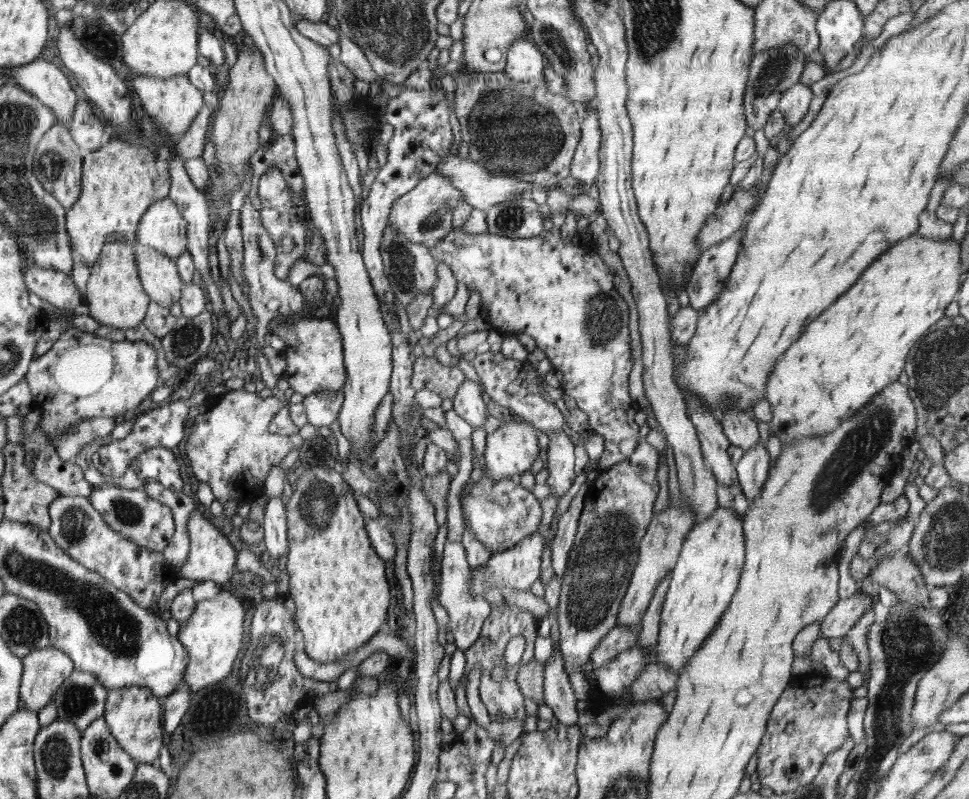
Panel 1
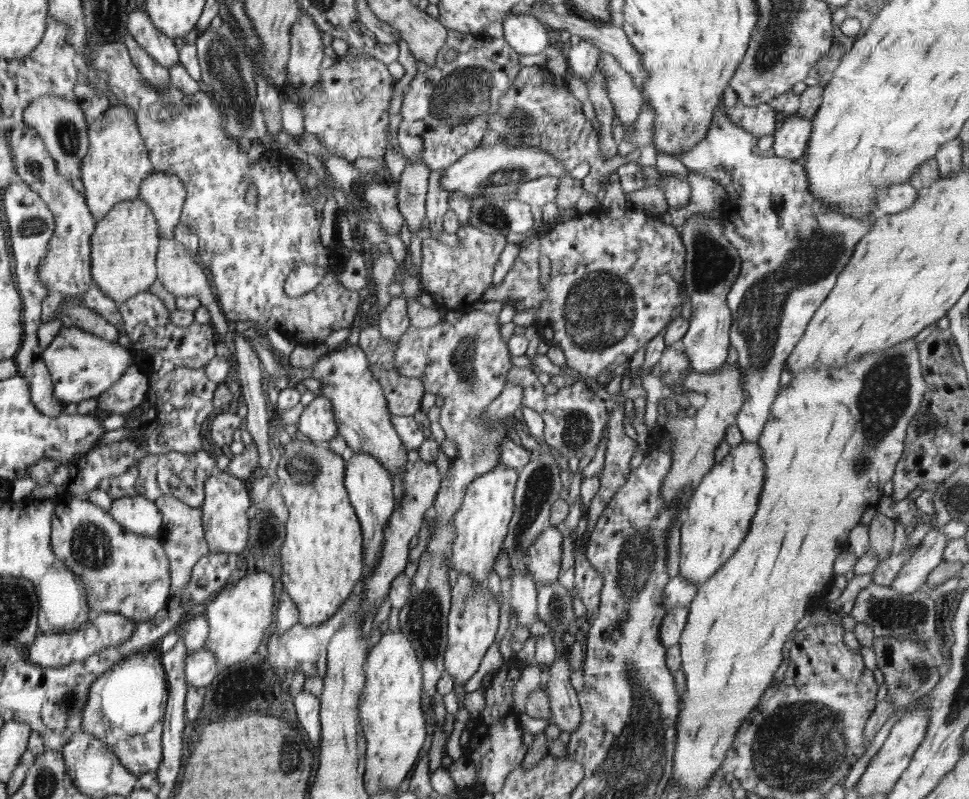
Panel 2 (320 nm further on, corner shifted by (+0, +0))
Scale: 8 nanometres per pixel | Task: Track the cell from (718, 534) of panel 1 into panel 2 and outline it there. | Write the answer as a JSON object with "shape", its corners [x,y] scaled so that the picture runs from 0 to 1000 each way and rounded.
{"shape":[[[766,552],[720,605],[703,660],[701,718],[711,730],[720,733],[728,730],[766,681],[782,637],[788,594],[789,578],[784,558]]]}

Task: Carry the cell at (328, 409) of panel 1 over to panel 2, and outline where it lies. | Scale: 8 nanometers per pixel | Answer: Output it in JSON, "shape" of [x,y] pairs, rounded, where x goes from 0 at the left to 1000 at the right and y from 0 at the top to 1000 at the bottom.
{"shape":[[[329,496],[316,508],[307,528],[310,541],[320,552],[341,553],[350,543],[341,501]]]}

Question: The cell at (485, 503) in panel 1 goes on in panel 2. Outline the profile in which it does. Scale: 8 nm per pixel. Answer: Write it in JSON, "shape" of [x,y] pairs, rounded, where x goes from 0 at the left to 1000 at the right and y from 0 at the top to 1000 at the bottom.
{"shape":[[[570,656],[544,686],[544,710],[550,725],[559,731],[575,727],[580,696],[581,662]]]}

